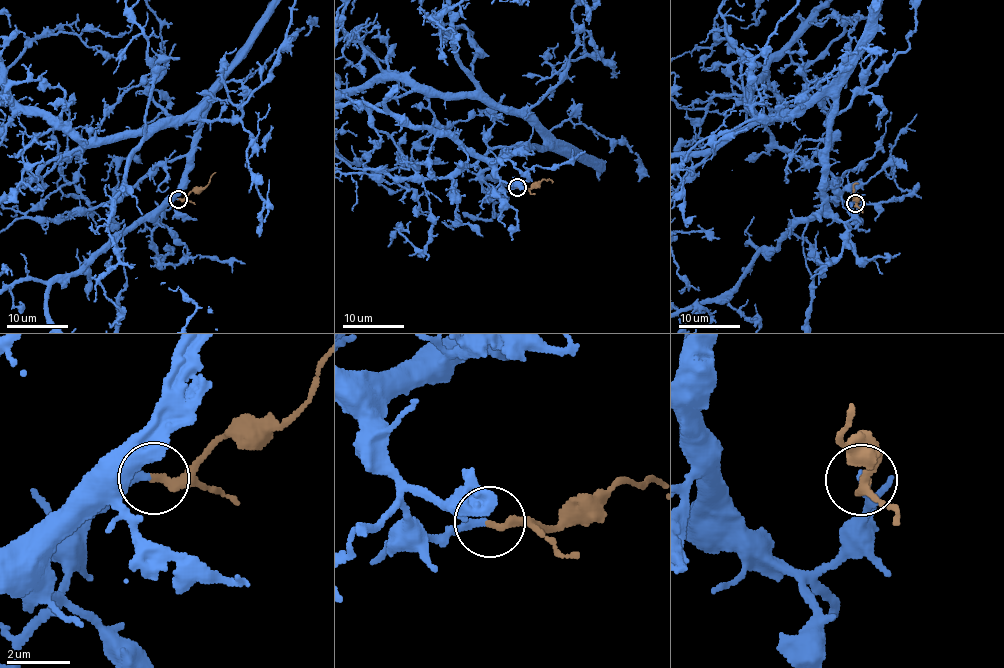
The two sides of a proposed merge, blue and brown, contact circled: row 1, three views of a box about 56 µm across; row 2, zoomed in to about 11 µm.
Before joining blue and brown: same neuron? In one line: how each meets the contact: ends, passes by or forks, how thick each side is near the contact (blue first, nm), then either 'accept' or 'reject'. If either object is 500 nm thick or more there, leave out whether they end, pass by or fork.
blue ends | brown ends | 240/240 nm | accept

